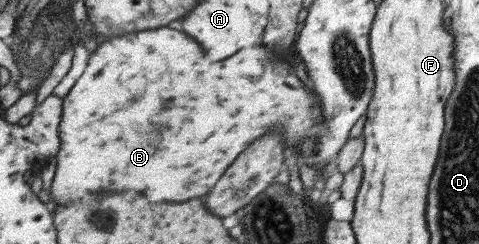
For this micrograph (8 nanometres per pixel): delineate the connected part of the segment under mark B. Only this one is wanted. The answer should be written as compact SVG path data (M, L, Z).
M173 26L169 28L158 28L153 30L142 30L139 32L125 33L118 37L111 37L108 41L102 42L95 52L88 52L89 60L83 74L77 79L69 94L63 98L62 119L59 125L60 149L56 154L57 170L49 191L51 201L49 207L55 208L57 205L67 206L71 202L77 202L79 198L85 196L85 192L107 192L107 190L117 190L117 192L125 192L125 190L137 190L141 194L145 194L149 198L149 202L185 202L191 198L199 198L203 194L207 194L215 182L223 176L223 172L233 164L233 160L249 146L253 144L257 138L265 136L267 132L275 132L275 124L279 122L279 132L285 136L287 142L287 150L297 150L298 161L305 166L312 166L316 162L316 148L318 147L319 132L323 130L323 114L317 102L318 96L307 88L291 70L289 62L285 62L283 58L275 56L269 48L265 46L253 46L253 48L245 48L239 50L239 54L231 56L223 62L211 62L205 60L203 54L193 52L193 38L189 38L183 32L173 30Z

